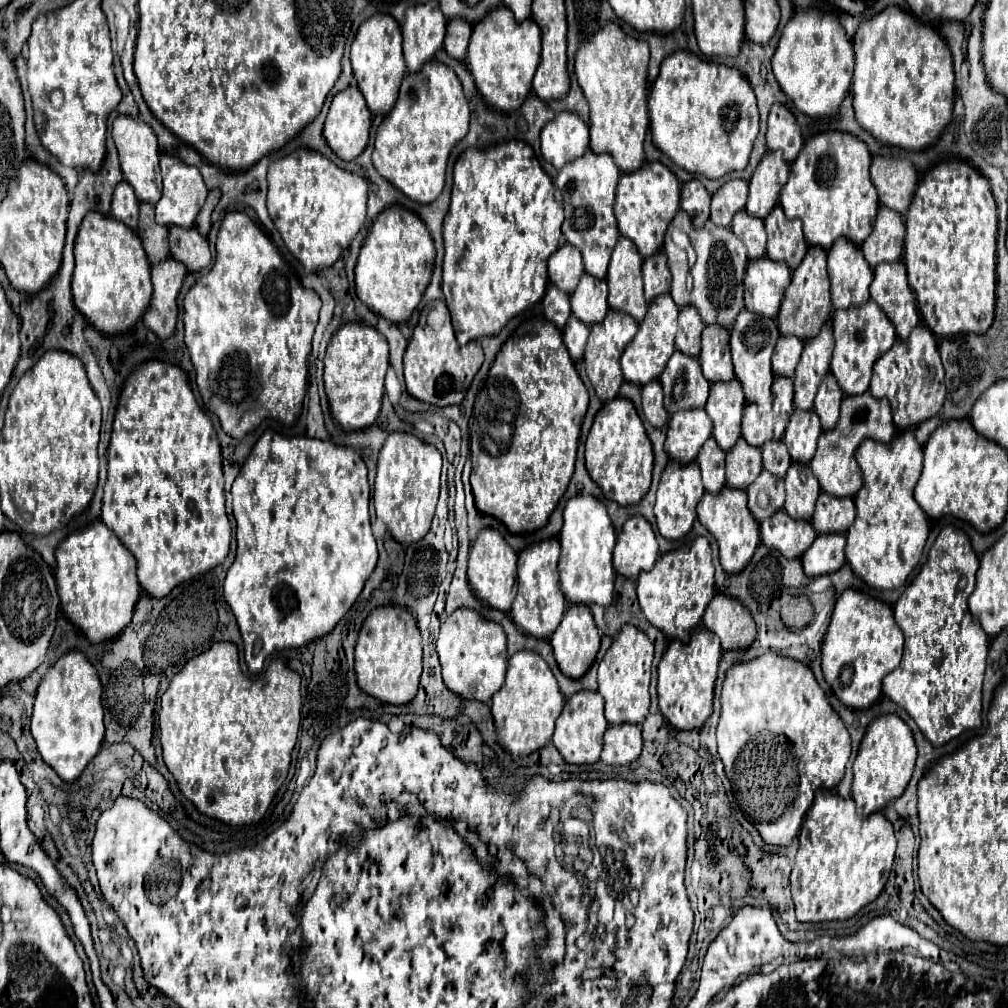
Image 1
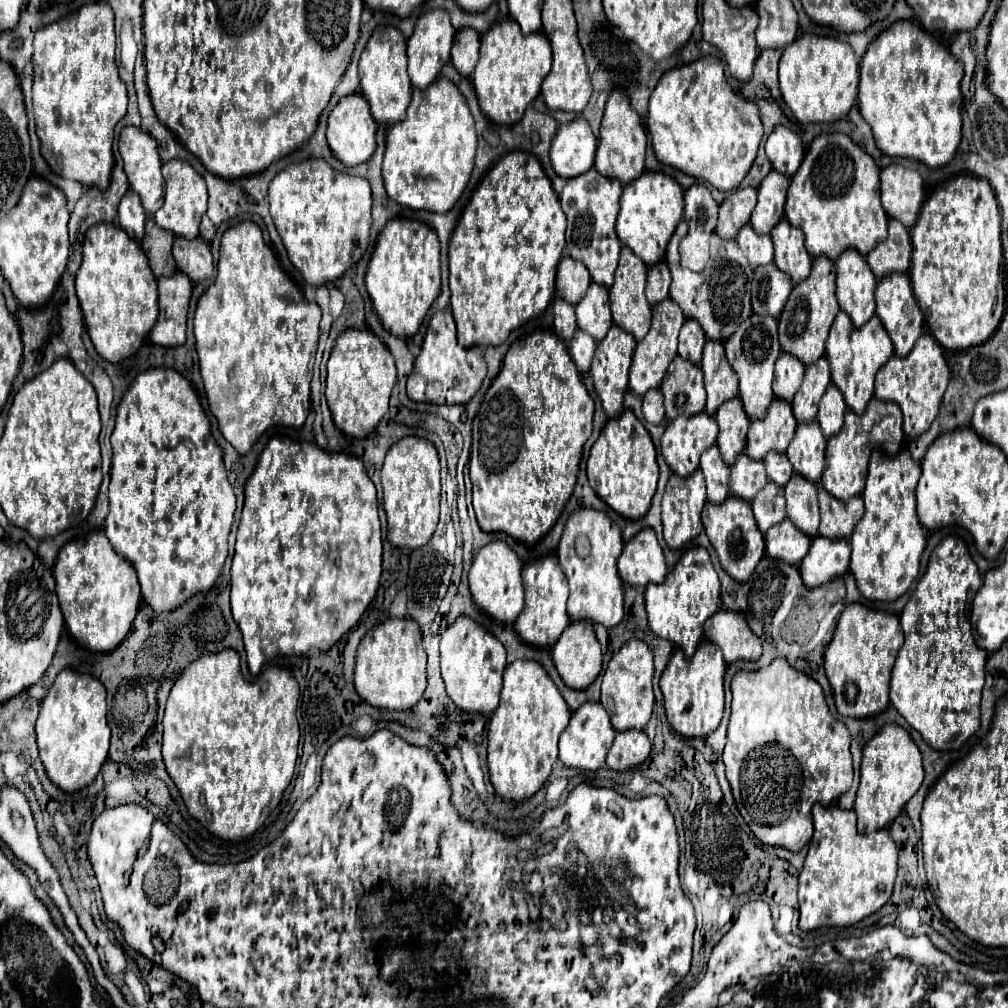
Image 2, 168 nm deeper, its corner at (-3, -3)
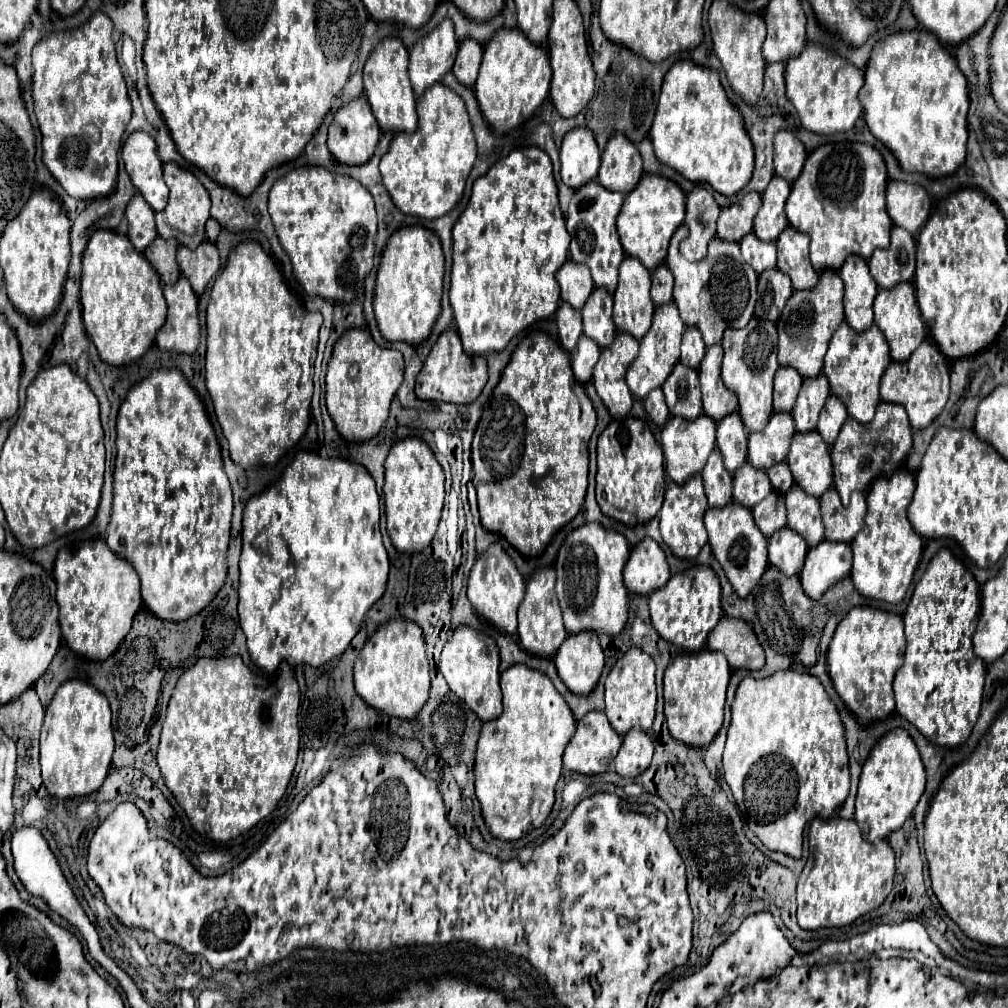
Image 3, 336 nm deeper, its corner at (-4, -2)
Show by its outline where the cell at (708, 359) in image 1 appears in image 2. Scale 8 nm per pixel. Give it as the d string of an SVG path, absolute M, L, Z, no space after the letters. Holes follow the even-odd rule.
M706 340L704 358L700 362L704 372L704 388L706 388L706 412L714 416L720 404L738 396L738 378L734 376L726 356L722 342Z

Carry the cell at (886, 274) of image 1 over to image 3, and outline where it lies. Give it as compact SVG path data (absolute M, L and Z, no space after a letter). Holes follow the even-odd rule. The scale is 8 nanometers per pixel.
M903 281L891 289L879 289L875 303L873 303L873 311L875 311L875 323L883 331L883 335L887 337L887 343L891 347L891 357L895 361L909 359L911 353L919 347L919 343L925 339L925 323L919 315L919 305L915 299L913 285Z

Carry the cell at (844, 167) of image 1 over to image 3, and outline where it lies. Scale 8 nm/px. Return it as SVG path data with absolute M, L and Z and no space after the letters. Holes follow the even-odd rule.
M825 143L809 153L805 167L791 187L791 195L785 203L785 213L789 225L811 237L811 263L817 271L831 267L839 271L847 255L863 255L869 259L879 247L887 247L889 231L893 227L891 217L885 209L885 189L887 189L887 169L881 153L867 143Z

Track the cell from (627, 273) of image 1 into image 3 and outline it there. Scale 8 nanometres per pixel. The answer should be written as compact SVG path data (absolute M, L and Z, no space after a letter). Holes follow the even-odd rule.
M627 255L619 267L619 285L613 293L613 321L617 331L629 333L635 339L643 339L643 335L649 331L655 313L649 287L651 273L639 259Z

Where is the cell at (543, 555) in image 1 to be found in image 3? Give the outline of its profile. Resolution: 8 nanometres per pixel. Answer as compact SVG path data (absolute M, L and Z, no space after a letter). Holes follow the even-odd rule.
M543 567L535 571L527 579L527 591L525 599L519 605L519 643L527 653L539 655L539 657L553 657L555 651L561 647L561 643L567 639L567 631L561 619L559 603L555 597L555 569L553 567Z

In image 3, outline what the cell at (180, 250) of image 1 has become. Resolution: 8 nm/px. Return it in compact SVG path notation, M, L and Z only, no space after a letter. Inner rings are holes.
M201 241L195 249L181 245L177 249L177 263L181 273L191 281L193 291L201 295L219 271L219 253L211 241Z

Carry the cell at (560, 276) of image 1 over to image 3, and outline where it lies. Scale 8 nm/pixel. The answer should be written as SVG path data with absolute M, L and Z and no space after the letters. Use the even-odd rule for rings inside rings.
M567 259L563 263L563 267L557 271L555 279L561 287L561 299L571 303L575 309L583 307L583 303L587 301L587 297L591 295L591 291L595 287L589 267L583 263L573 263L571 259Z

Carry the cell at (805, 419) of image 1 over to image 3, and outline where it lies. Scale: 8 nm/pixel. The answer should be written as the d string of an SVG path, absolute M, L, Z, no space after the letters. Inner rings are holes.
M819 431L795 433L787 465L791 467L795 483L815 497L821 497L833 485L829 445L821 439Z

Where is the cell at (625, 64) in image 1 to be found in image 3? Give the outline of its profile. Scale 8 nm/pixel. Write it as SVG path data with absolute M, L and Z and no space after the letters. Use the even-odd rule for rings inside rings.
M613 133L601 155L597 181L619 193L629 193L643 175L643 161L639 149L623 133Z

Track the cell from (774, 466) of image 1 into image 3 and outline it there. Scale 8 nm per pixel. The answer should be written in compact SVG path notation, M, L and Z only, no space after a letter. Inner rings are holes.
M785 461L783 463L777 463L775 467L769 467L767 469L767 475L771 479L773 489L779 491L779 493L785 493L793 485L793 475L791 475L789 465Z

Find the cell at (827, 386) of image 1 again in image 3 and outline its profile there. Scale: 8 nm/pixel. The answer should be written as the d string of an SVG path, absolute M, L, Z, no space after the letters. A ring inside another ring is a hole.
M829 395L825 405L823 405L823 411L819 415L819 423L817 423L817 431L823 435L825 443L835 443L843 423L847 421L847 407L843 405L843 401L837 397L837 395Z

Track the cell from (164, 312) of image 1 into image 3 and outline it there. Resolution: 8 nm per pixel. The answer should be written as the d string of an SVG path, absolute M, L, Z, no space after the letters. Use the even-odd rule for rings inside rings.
M181 277L173 285L163 289L167 301L167 321L157 333L157 347L161 351L195 353L199 345L199 317L197 317L197 295L191 283Z

